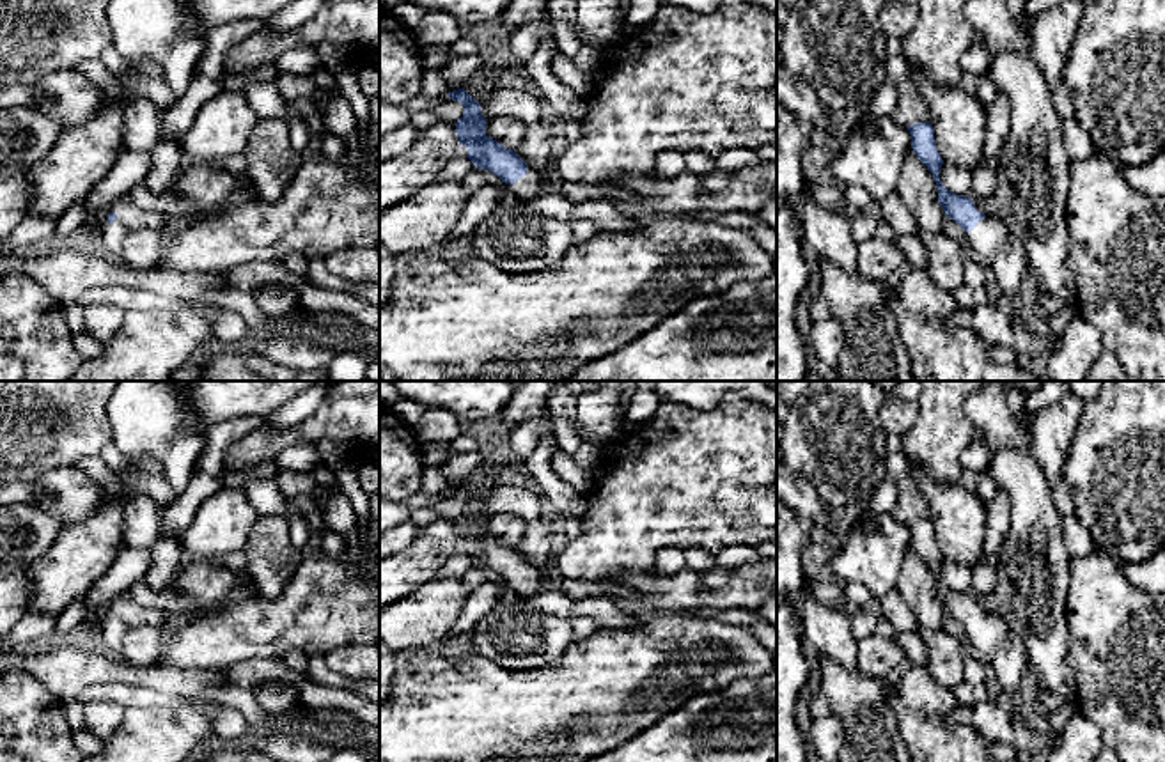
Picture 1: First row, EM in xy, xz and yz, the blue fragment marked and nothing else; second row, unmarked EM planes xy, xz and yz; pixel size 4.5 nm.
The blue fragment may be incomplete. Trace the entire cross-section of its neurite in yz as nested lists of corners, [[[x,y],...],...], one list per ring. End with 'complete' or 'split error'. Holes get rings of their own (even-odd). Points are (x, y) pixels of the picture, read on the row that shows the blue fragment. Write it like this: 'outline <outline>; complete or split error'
outline [[[917,122],[908,128],[911,149],[933,174],[938,188],[938,204],[954,220],[973,248],[979,262],[989,266],[998,280],[1002,294],[1014,303],[1028,271],[1023,246],[1014,239],[997,214],[984,211],[981,202],[956,195],[940,181],[943,159],[936,149],[934,129],[929,122]]]; split error

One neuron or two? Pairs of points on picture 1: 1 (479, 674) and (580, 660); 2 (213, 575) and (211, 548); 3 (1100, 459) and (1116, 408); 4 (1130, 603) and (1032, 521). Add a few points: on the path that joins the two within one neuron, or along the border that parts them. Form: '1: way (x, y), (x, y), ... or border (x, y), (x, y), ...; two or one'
1: way (504, 683), (555, 683); one
2: border (188, 557), (218, 560); two
3: way (1112, 447), (1116, 443), (1116, 420); one
4: border (1071, 559), (1070, 587), (1063, 599); two

